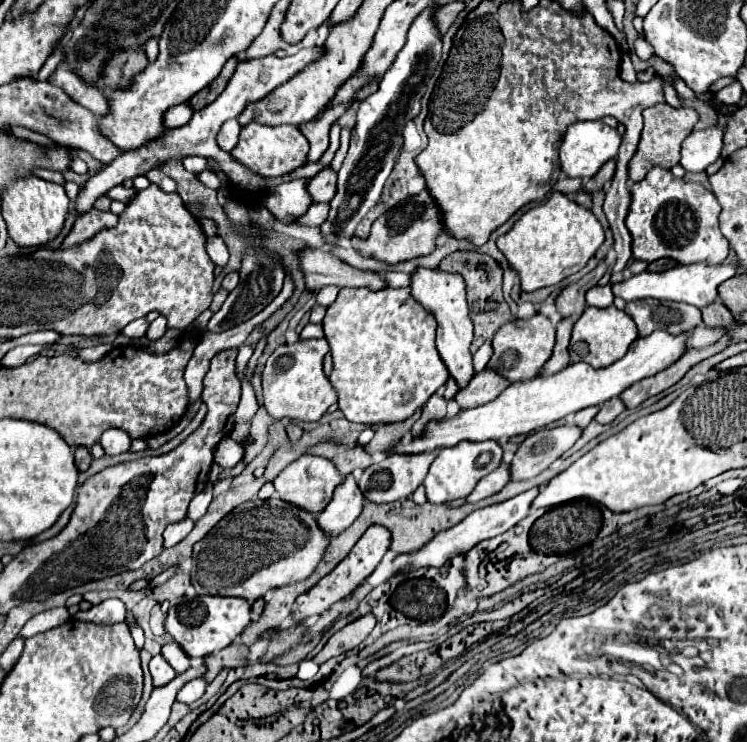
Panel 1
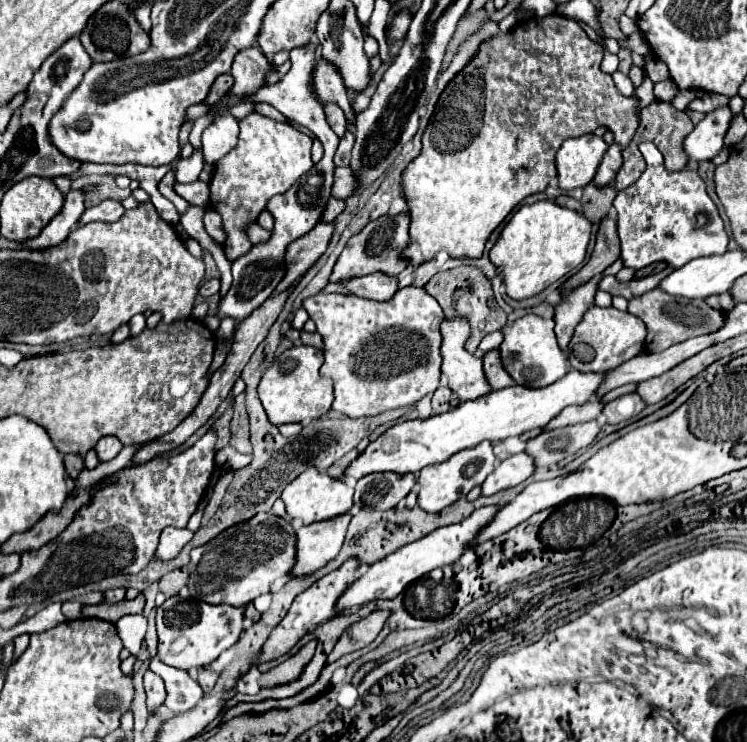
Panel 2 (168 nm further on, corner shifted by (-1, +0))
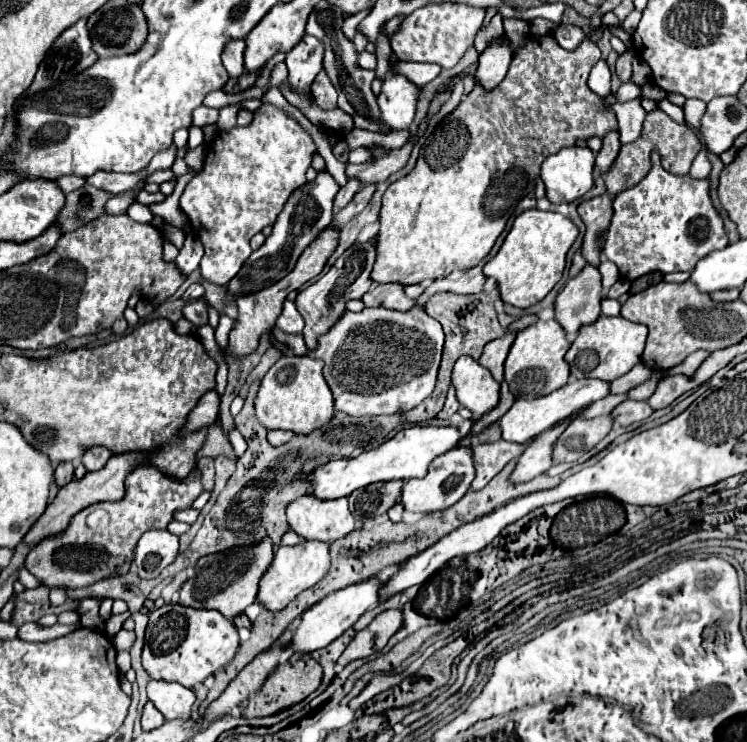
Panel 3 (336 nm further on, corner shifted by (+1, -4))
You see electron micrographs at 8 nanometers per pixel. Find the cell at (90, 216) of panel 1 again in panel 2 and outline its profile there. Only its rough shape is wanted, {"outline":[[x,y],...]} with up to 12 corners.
{"outline":[[116,199],[102,201],[84,211],[78,227],[92,221],[112,223],[124,215]]}

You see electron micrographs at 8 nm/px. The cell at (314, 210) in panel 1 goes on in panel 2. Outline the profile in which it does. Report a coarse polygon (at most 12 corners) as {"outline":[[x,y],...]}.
{"outline":[[330,197],[322,221],[334,221],[344,201]]}

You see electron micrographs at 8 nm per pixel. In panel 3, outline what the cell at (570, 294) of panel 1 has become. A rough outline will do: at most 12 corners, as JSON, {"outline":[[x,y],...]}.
{"outline":[[600,195],[578,205],[586,223],[582,257],[598,267],[612,199]]}

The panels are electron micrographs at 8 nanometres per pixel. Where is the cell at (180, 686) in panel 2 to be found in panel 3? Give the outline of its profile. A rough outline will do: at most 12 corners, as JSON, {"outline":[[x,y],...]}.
{"outline":[[150,679],[148,699],[166,719],[188,719],[196,695],[184,685]]}

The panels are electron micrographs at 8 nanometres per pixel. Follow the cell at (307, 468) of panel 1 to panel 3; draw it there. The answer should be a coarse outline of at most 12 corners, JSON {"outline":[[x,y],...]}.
{"outline":[[300,495],[286,507],[304,539],[332,543],[356,525],[348,499]]}

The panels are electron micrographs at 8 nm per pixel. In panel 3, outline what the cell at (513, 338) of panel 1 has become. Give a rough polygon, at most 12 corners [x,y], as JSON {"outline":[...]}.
{"outline":[[552,321],[516,333],[504,379],[516,399],[566,385],[570,341]]}

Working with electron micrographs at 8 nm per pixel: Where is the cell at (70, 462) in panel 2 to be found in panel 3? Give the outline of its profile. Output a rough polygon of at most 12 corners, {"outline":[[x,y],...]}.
{"outline":[[60,463],[54,479],[58,487],[74,479],[72,463]]}

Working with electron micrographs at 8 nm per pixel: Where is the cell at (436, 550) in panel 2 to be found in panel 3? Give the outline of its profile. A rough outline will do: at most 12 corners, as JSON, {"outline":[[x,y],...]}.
{"outline":[[370,577],[314,603],[294,653],[330,645],[380,603],[390,577]]}

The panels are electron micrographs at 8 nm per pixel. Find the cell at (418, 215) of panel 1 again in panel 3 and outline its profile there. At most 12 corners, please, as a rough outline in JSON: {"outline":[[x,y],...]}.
{"outline":[[376,237],[350,245],[296,299],[304,341],[374,285]]}

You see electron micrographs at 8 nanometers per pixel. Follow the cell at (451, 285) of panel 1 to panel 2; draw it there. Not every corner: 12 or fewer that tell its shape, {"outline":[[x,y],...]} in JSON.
{"outline":[[468,321],[442,323],[442,375],[460,401],[492,389],[464,349]]}

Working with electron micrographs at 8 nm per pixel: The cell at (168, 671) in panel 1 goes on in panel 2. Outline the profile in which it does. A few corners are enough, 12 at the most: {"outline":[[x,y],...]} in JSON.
{"outline":[[152,671],[144,673],[148,713],[164,703],[164,681]]}

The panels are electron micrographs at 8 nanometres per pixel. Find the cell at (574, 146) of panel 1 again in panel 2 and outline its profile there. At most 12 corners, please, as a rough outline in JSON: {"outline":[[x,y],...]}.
{"outline":[[592,133],[566,139],[554,159],[558,187],[594,179],[608,145]]}

